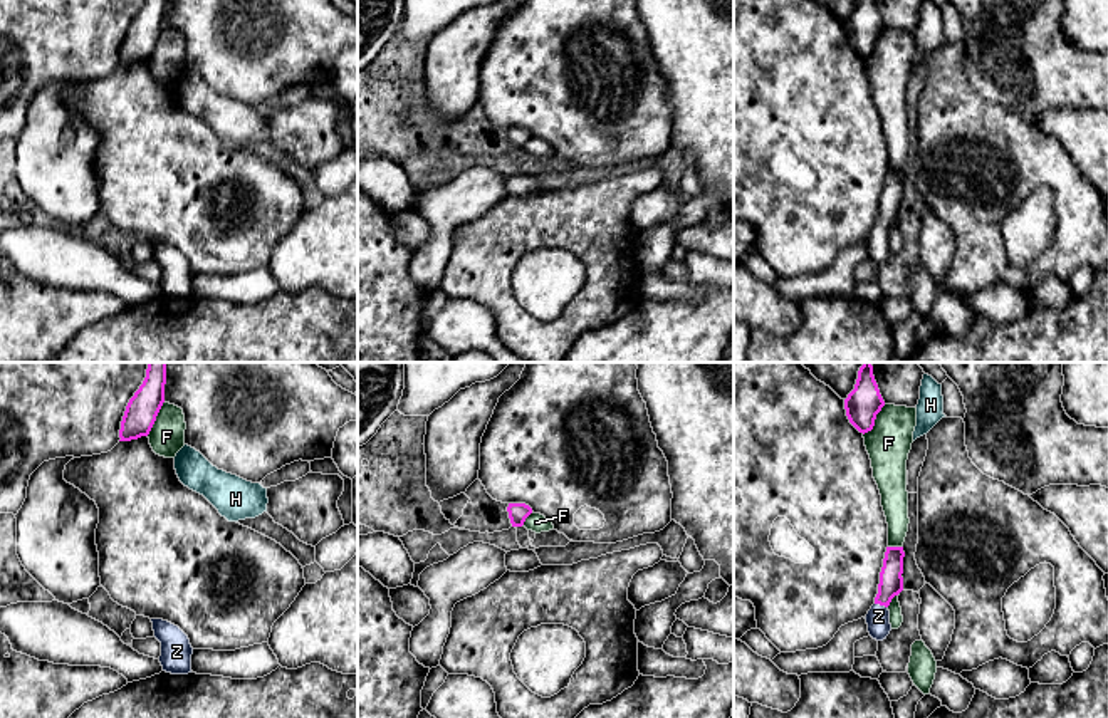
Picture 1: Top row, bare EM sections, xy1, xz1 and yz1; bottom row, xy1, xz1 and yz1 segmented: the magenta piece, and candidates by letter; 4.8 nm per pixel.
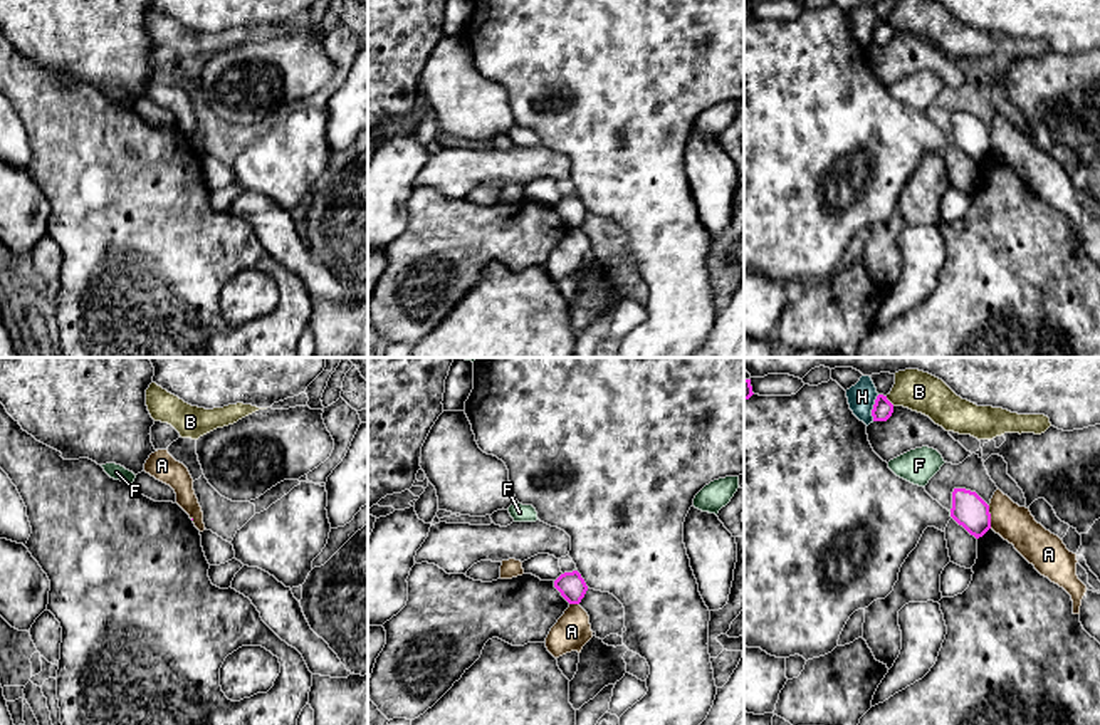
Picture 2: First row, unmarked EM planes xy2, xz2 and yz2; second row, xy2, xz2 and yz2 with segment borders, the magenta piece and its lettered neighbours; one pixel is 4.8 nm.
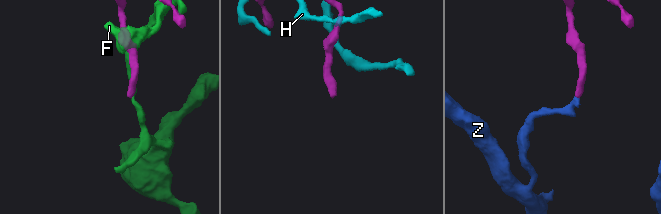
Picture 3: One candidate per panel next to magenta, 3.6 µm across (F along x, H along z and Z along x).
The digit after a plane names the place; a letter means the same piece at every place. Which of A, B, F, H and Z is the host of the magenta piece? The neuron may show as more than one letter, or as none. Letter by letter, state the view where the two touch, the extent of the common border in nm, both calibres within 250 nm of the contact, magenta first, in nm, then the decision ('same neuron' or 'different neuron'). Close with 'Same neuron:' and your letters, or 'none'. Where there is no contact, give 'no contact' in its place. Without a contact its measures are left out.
A: yz2 | 110 nm | 160/180 nm | different neuron
B: yz2 | 60 nm | 100/190 nm | different neuron
F: xy1 | 190 nm | 150/170 nm | different neuron
H: yz2 | 130 nm | 100/130 nm | different neuron
Z: yz1 | 70 nm | 110/110 nm | same neuron
Same neuron: Z

